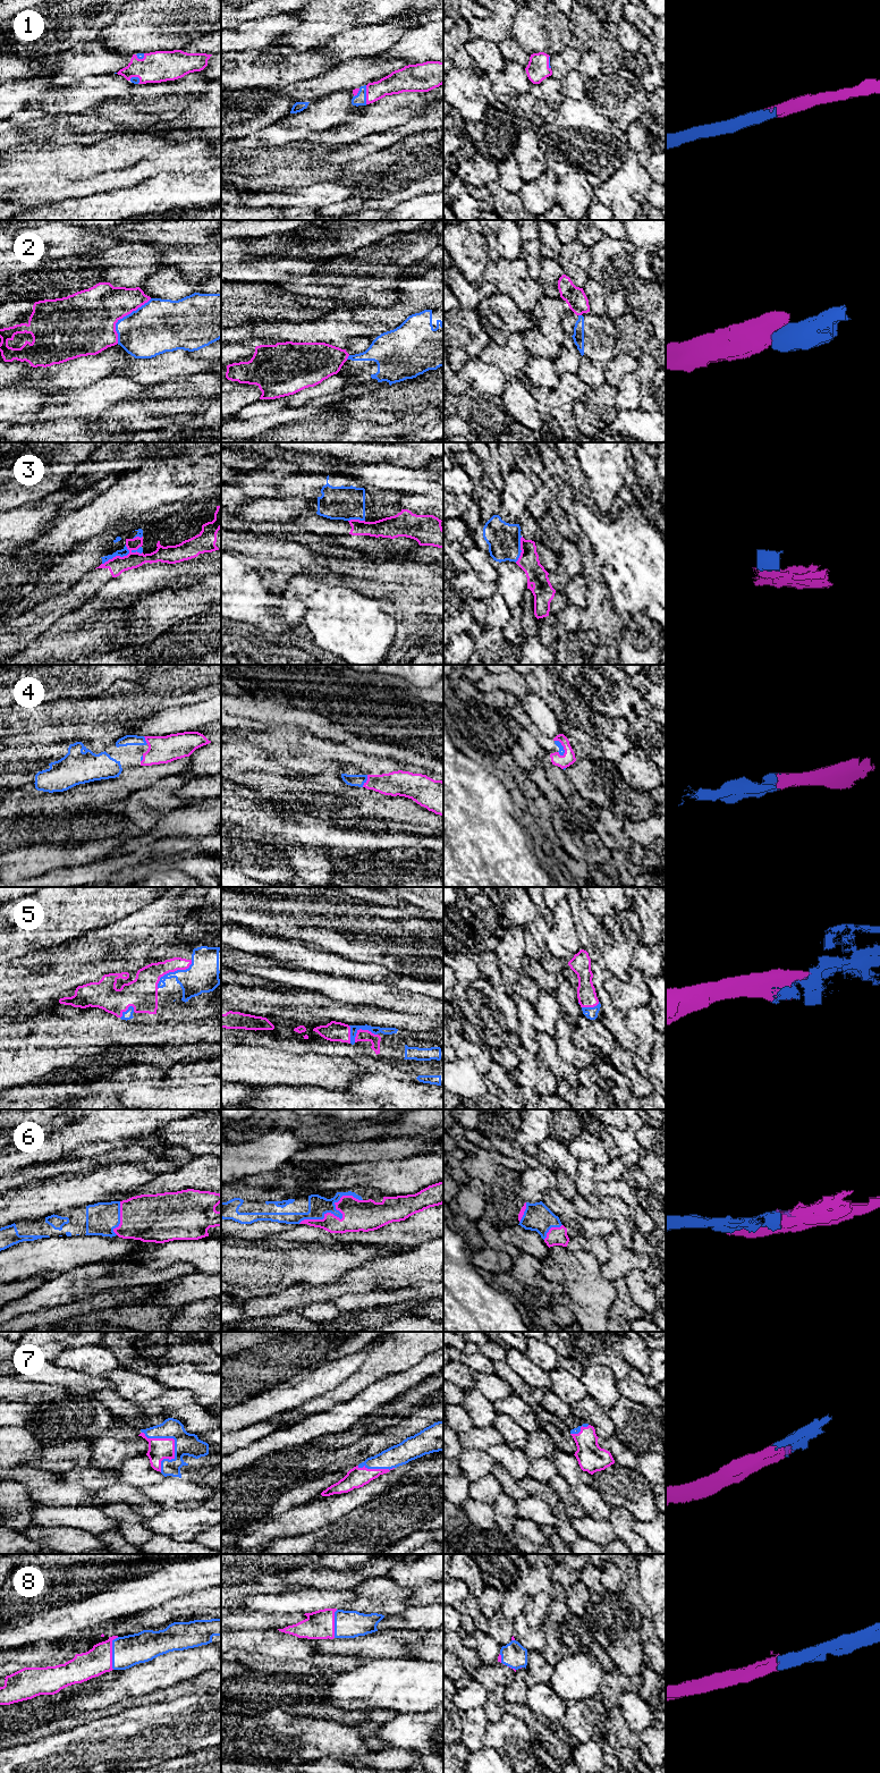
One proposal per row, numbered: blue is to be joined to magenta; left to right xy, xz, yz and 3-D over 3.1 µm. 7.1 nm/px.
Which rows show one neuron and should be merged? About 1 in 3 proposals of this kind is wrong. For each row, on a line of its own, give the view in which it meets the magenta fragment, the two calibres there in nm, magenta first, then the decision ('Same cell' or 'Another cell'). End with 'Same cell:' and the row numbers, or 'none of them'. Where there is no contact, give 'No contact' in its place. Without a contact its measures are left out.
1: Touches magenta in xz. Thickness 160 nm (magenta) against 80 nm. Same cell
2: Touches magenta in xy. Thickness 400 nm (magenta) against 380 nm. Another cell
3: Touches magenta in xy. Thickness 120 nm (magenta) against 60 nm. Another cell
4: Touches magenta in yz. Thickness 90 nm (magenta) against 50 nm. Same cell
5: Touches magenta in xy. Thickness 200 nm (magenta) against 240 nm. Same cell
6: Touches magenta in xz. Thickness 220 nm (magenta) against 140 nm. Same cell
7: Touches magenta in xy. Thickness 160 nm (magenta) against 160 nm. Same cell
8: Touches magenta in xy. Thickness 190 nm (magenta) against 220 nm. Same cell
Same cell: 1, 4, 5, 6, 7, 8

